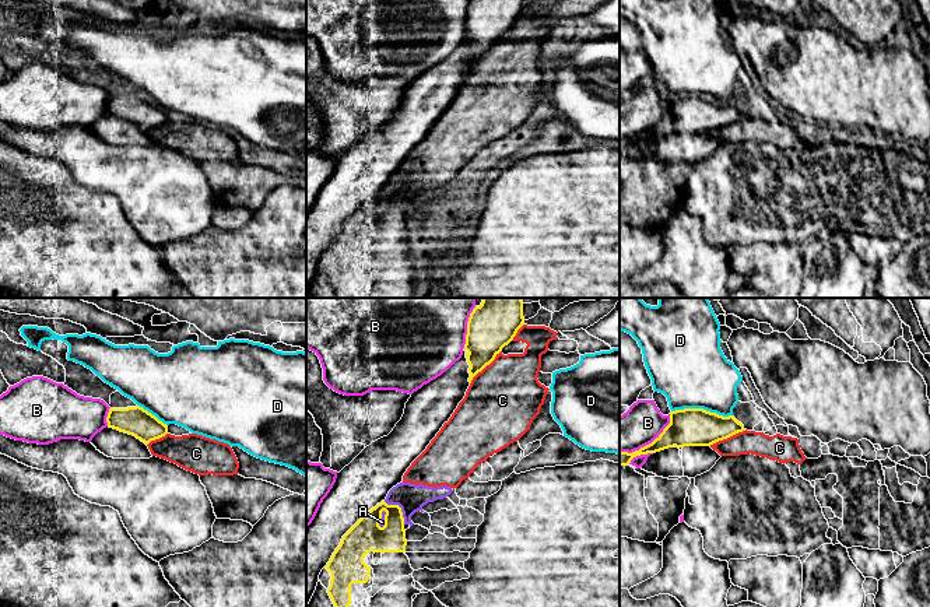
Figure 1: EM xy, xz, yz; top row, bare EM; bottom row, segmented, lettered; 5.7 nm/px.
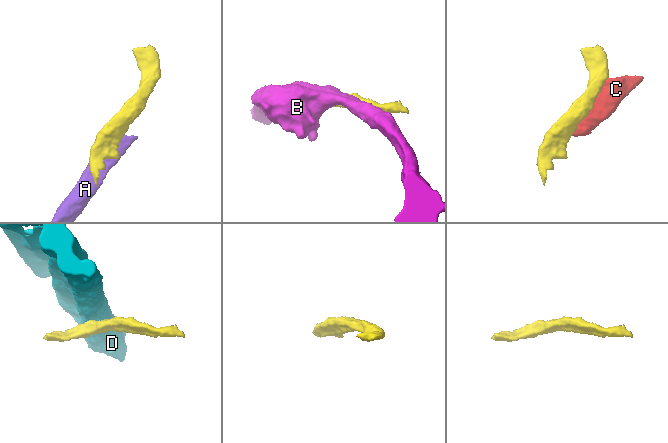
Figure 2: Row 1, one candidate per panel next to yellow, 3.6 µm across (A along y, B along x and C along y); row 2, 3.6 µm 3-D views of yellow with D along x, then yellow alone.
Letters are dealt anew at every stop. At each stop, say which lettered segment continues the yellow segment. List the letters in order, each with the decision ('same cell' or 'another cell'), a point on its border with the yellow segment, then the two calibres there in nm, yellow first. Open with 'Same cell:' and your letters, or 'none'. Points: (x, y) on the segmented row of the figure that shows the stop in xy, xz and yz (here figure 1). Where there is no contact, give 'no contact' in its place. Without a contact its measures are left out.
Same cell: none
A: another cell; contact xz (400, 508); calibres 180 and 160 nm
B: another cell; contact yz (649, 444); calibres 220 and 220 nm
C: another cell; contact xz (484, 367); calibres 280 and 420 nm
D: another cell; contact yz (702, 409); calibres 220 and 420 nm

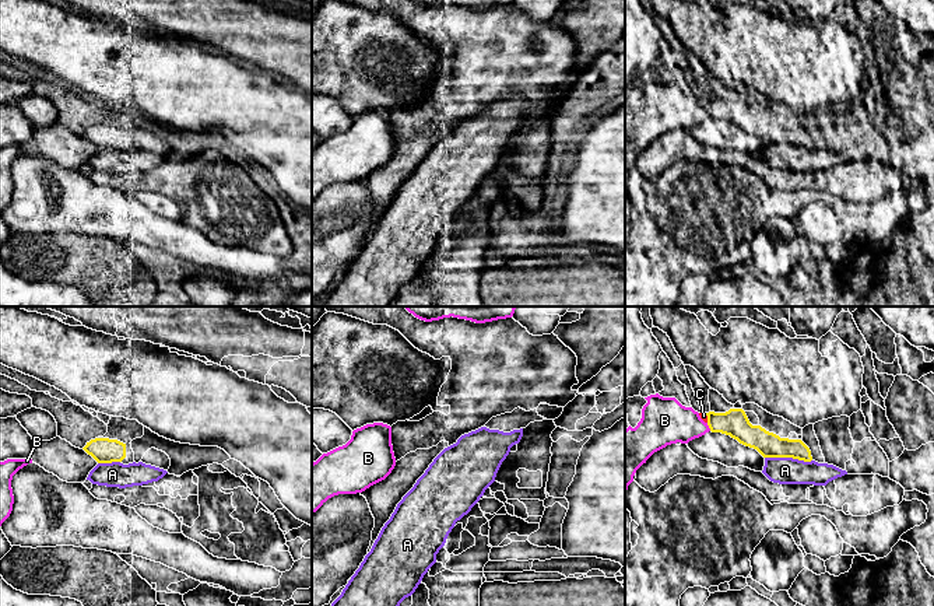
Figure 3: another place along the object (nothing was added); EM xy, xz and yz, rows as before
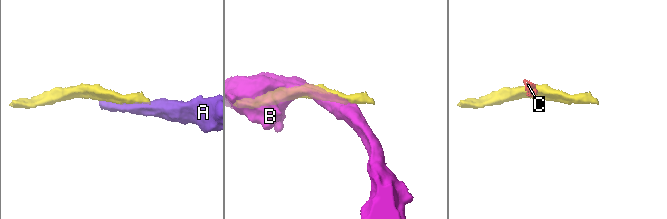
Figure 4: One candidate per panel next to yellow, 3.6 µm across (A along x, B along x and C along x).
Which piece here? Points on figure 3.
Same cell: none
A: another cell; contact yz (789, 456); calibres 140 and 160 nm
B: another cell; contact yz (709, 427); calibres 160 and 260 nm
C: another cell; contact yz (708, 417); calibres 160 and 40 nm

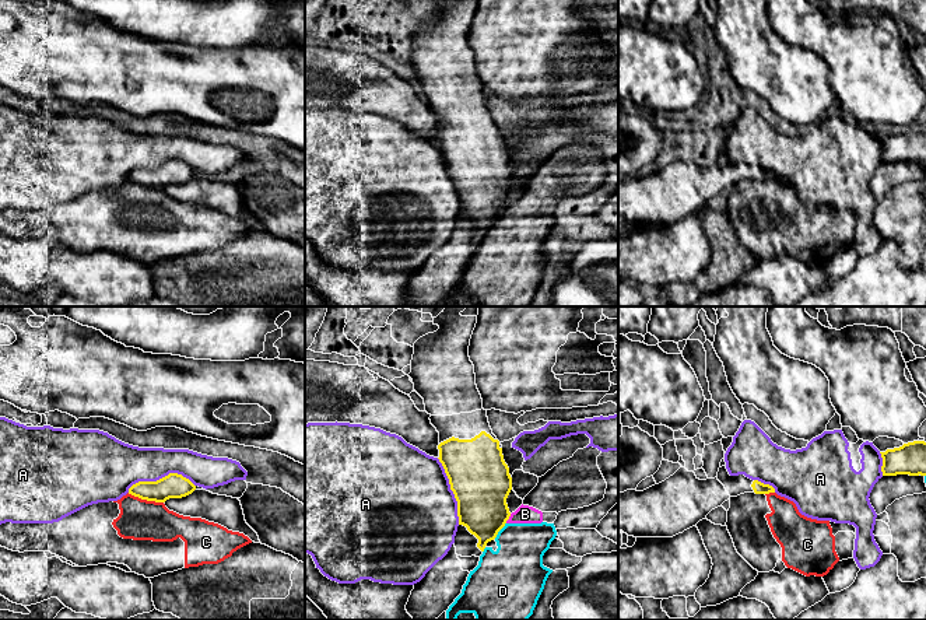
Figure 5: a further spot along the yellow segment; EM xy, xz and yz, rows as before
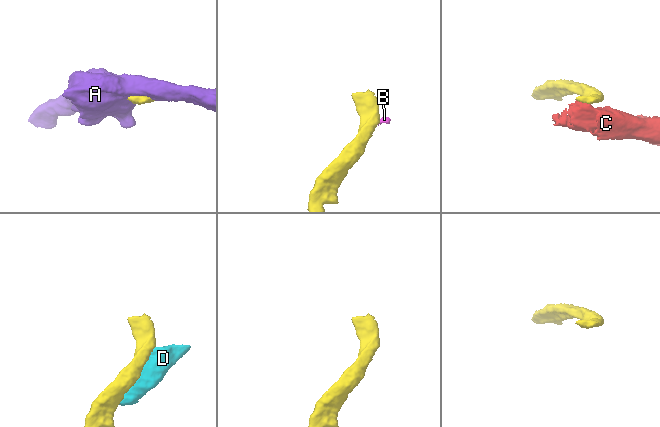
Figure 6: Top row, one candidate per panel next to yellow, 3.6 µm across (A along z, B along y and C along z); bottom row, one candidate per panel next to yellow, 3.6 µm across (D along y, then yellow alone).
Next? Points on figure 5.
Same cell: none
A: another cell; contact xy (160, 479); calibres 140 and 260 nm
B: another cell; contact xz (508, 518); calibres 320 and 110 nm
C: another cell; contact xy (146, 498); calibres 140 and 240 nm
D: another cell; contact xz (500, 529); calibres 300 and 320 nm

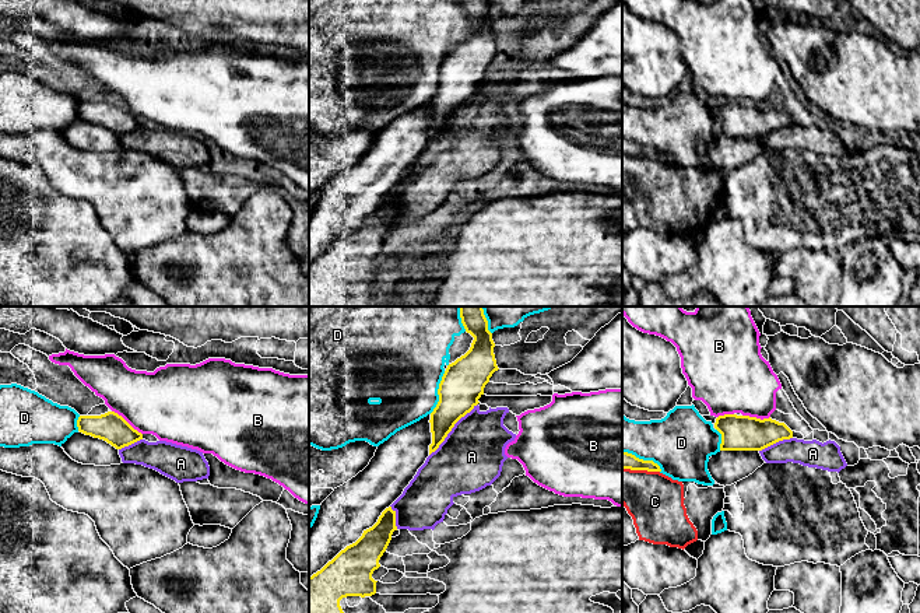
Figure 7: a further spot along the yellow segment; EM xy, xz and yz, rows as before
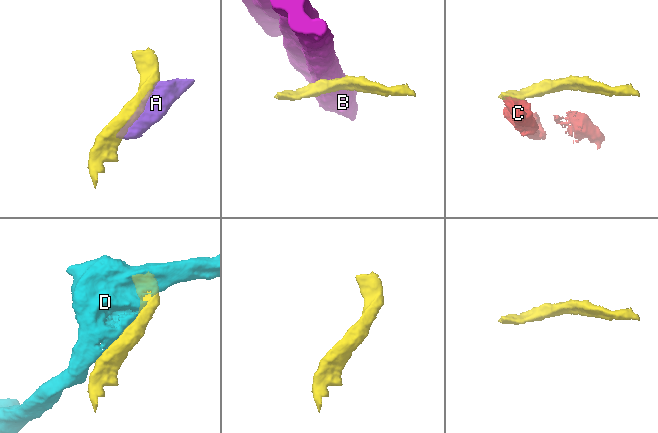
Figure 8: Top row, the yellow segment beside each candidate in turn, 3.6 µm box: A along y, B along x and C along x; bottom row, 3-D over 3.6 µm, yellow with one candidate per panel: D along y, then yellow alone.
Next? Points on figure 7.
Same cell: none
A: another cell; contact xz (452, 427); calibres 240 and 360 nm
B: another cell; contact xy (126, 421); calibres 170 and 380 nm
C: another cell; contact yz (641, 469); calibres 100 and 320 nm
D: another cell; contact xz (438, 392); calibres 240 and 460 nm

